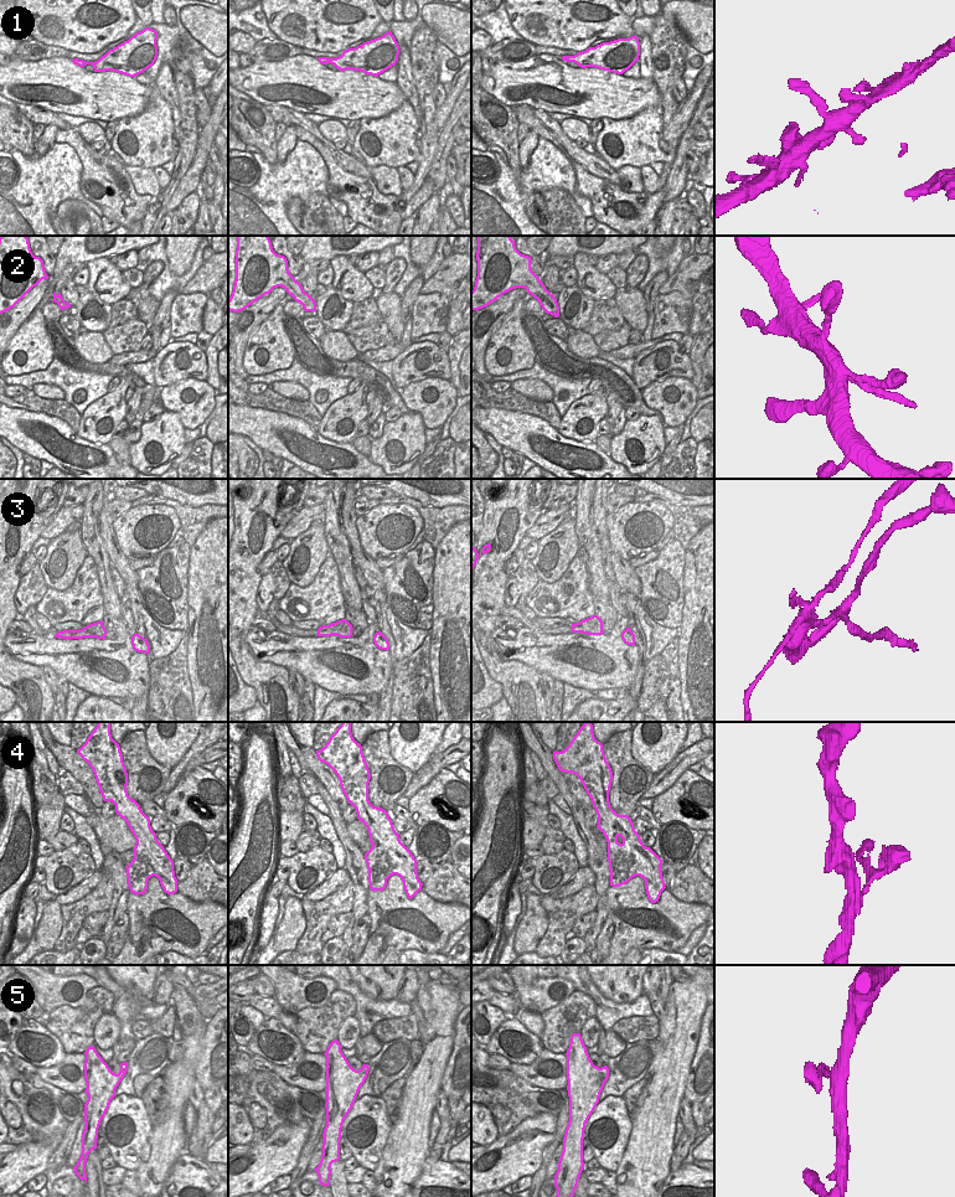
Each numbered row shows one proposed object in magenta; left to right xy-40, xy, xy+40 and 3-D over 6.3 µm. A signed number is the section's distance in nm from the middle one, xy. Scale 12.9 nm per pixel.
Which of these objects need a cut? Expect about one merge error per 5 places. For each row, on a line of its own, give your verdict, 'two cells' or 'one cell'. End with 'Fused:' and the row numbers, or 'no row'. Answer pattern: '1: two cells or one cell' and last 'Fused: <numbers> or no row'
1: one cell
2: two cells
3: two cells
4: one cell
5: one cell
Fused: 2, 3

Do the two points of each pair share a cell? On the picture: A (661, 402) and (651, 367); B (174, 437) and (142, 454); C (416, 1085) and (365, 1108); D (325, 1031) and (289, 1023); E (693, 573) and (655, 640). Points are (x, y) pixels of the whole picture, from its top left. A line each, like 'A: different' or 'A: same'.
A: different
B: same
C: different
D: different
E: different

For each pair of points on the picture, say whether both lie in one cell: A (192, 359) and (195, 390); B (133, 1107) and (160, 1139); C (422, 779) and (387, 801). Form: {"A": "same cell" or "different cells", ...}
{"A": "different cells", "B": "different cells", "C": "different cells"}

